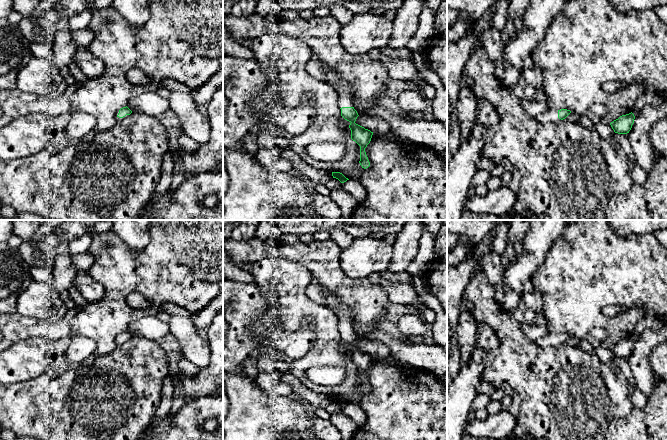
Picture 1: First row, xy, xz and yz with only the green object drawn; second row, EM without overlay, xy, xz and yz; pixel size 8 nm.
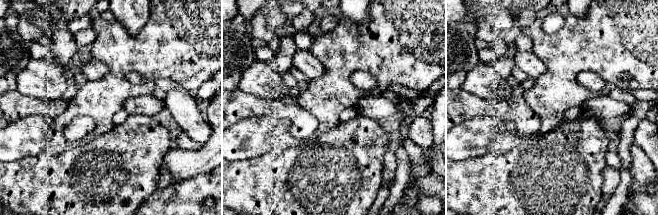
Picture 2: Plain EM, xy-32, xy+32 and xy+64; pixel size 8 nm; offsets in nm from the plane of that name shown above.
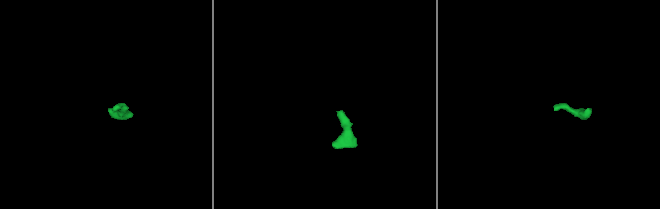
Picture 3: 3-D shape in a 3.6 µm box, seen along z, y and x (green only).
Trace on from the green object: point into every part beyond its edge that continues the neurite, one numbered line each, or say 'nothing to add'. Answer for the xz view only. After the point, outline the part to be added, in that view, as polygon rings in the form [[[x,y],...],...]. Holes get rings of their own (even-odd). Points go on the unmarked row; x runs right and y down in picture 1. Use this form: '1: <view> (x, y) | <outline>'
1: xz (314, 292) | [[[310,284],[307,288],[307,295],[313,301],[315,301],[315,302],[317,302],[317,303],[319,303],[323,306],[328,307],[329,309],[331,309],[335,313],[335,315],[338,318],[338,329],[339,329],[340,332],[342,332],[342,331],[353,331],[353,324],[352,324],[351,320],[344,314],[344,312],[342,310],[336,309],[334,307],[330,307],[326,303],[326,298],[324,297],[323,292],[318,285]]]

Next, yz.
1: yz (551, 339) | [[[548,333],[546,336],[537,339],[536,341],[534,341],[534,343],[542,348],[545,347],[556,347],[561,345],[561,343],[558,342],[558,334],[557,333]]]

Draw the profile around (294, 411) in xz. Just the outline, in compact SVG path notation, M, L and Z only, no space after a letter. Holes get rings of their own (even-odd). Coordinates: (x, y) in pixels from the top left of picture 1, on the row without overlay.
M223 373L223 384L230 401L228 415L223 420L223 440L320 440L311 429L312 419L308 416L304 403L265 393L252 376L231 376Z

